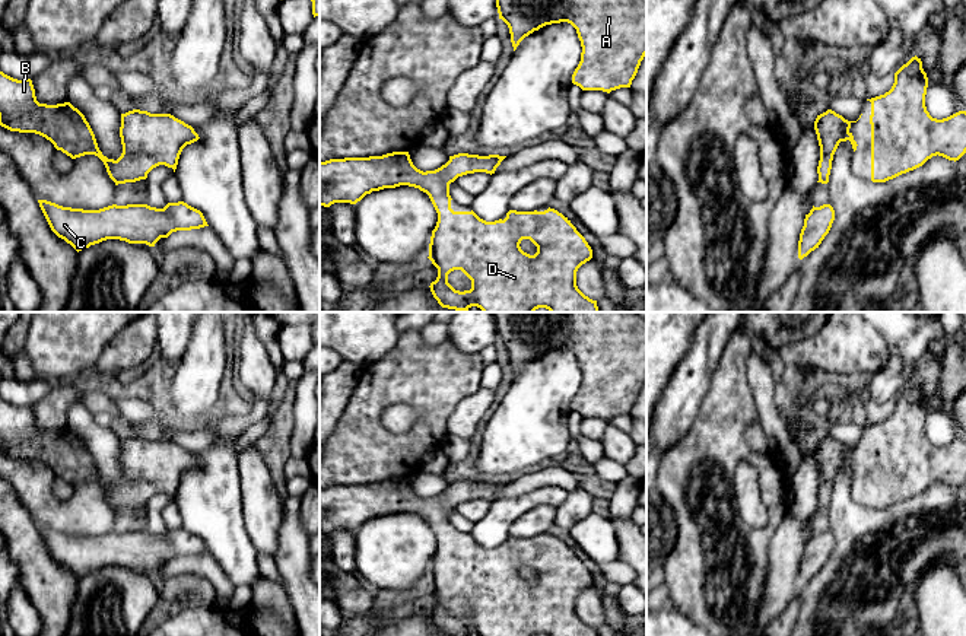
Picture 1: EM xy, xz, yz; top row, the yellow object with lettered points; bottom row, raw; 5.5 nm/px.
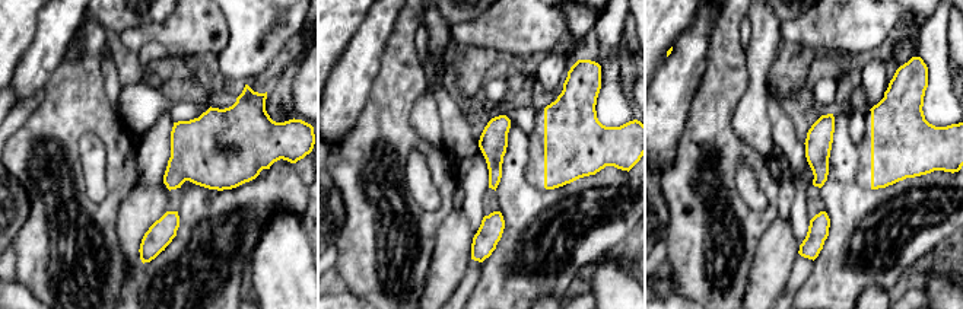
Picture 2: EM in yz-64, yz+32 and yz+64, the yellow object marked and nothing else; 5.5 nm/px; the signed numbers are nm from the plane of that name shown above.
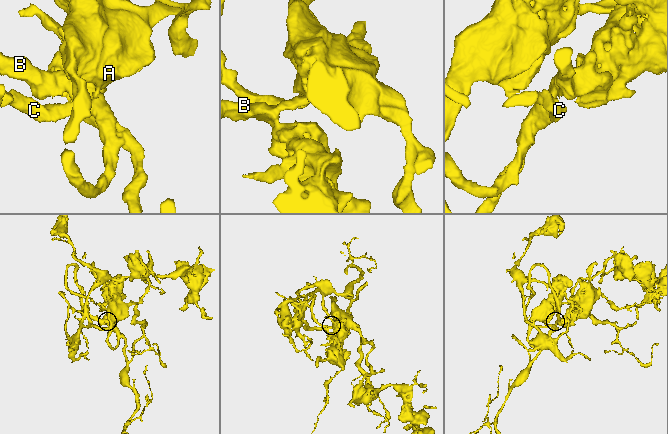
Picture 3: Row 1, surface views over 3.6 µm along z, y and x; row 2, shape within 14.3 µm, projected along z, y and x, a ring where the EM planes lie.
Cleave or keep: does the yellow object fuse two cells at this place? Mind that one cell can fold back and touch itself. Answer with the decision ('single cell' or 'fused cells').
single cell

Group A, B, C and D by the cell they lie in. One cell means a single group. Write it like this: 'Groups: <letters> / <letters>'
Groups: A B C D

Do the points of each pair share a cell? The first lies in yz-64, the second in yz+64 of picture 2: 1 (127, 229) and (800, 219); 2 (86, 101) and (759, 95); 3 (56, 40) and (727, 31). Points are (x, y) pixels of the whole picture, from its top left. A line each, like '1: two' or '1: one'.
1: two
2: two
3: two

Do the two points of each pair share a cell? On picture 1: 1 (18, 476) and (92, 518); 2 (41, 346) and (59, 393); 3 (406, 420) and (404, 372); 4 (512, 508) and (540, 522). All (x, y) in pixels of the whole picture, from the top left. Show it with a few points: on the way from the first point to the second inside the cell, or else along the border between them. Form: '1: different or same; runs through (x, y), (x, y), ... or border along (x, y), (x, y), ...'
1: same; runs through (37, 495), (57, 515), (73, 515)
2: different; border along (85, 379), (57, 381), (53, 385)
3: different; border along (419, 412), (393, 404), (381, 423)
4: different; border along (556, 508), (531, 508), (512, 524), (508, 536)

